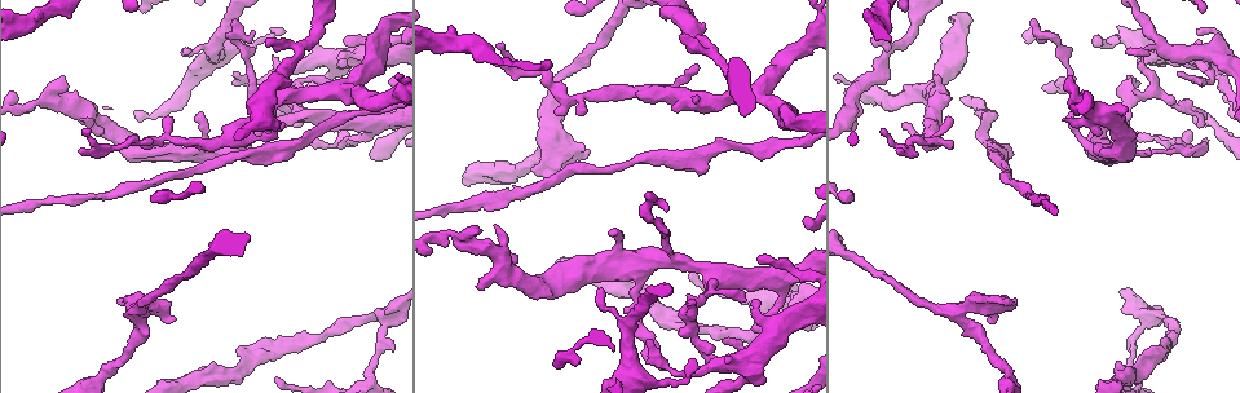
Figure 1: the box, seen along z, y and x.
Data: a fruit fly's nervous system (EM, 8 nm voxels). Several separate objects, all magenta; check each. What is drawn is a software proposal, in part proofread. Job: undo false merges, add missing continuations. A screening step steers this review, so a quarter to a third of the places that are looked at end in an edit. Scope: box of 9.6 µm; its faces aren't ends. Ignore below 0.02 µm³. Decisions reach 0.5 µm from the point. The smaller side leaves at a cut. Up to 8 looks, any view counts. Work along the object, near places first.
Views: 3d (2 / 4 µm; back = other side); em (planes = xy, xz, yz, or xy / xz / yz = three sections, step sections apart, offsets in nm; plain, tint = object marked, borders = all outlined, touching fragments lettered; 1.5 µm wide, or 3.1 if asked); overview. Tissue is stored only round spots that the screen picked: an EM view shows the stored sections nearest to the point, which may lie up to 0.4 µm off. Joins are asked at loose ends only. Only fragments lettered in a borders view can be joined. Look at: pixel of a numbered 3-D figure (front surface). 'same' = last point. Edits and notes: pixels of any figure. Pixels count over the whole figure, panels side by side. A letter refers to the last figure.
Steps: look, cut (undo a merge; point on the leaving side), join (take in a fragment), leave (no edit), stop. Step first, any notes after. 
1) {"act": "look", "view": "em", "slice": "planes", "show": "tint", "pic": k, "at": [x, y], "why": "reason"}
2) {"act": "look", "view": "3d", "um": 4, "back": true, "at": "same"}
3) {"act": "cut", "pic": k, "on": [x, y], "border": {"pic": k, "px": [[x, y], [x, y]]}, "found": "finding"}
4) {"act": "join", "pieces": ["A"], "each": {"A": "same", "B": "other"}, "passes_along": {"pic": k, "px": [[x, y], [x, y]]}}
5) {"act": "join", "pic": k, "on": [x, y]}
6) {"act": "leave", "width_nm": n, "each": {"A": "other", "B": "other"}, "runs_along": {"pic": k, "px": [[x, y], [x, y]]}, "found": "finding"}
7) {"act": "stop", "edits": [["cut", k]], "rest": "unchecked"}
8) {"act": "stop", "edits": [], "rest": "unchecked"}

{"act": "look", "view": "em", "slice": "planes", "show": "borders", "pic": 1, "at": [273, 56]}

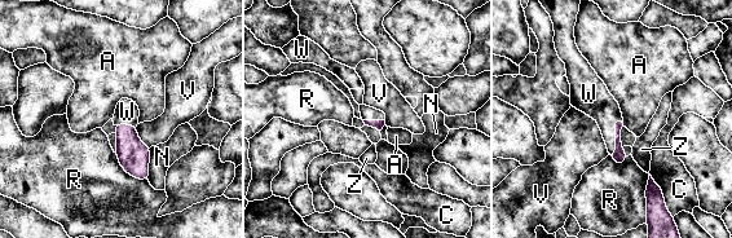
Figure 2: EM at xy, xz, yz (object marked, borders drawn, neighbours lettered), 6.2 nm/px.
{"act": "join", "pieces": ["W"], "each": {"A": "other", "C": "other", "N": "other", "R": "other", "V": "other", "W": "same", "Z": "other"}, "passes_along": {"pic": 2, "px": [[620, 157], [616, 137], [596, 102]]}, "found": "it goes on there"}

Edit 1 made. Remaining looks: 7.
{"act": "look", "view": "3d", "um": 2, "pic": 1, "at": [708, 153], "why": "calibre changes"}

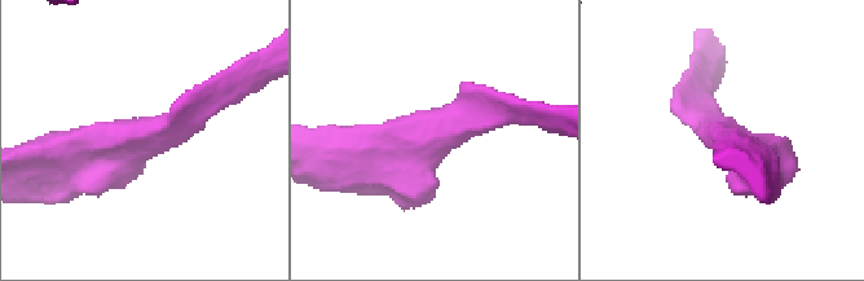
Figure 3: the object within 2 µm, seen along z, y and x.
{"act": "look", "view": "em", "slice": "xz", "step": 4, "show": "borders", "pic": 3, "at": [431, 143], "arm_widths_nm": [170, 280], "why": "shape alone is not enough"}

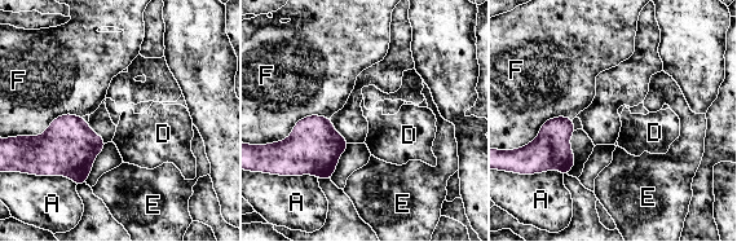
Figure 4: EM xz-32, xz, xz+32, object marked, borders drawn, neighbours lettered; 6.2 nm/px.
{"act": "leave", "longest_contact_nm": ["F", 280], "each": {"A": "other", "D": "other", "E": "other", "F": "other"}, "found": "all the same cell"}

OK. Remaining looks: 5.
{"act": "look", "view": "3d", "um": 2, "pic": 1, "at": [1148, 318], "why": "thick turns thin"}

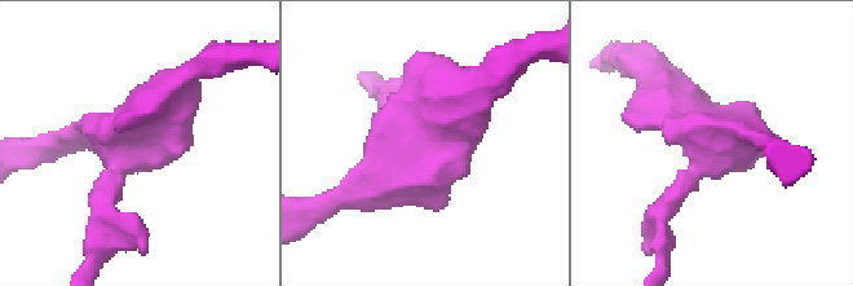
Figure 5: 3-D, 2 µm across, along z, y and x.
{"act": "look", "view": "em", "slice": "xy", "step": 4, "show": "plain", "pic": 5, "at": [119, 150], "why": "now the EM"}

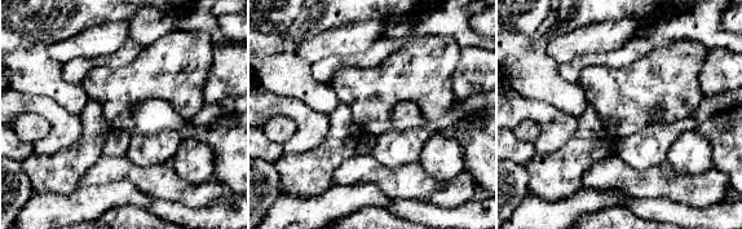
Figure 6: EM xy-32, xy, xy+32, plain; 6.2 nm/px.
{"act": "look", "view": "em", "slice": "xy", "step": 4, "show": "borders", "at": "same", "why": "what lies round it"}

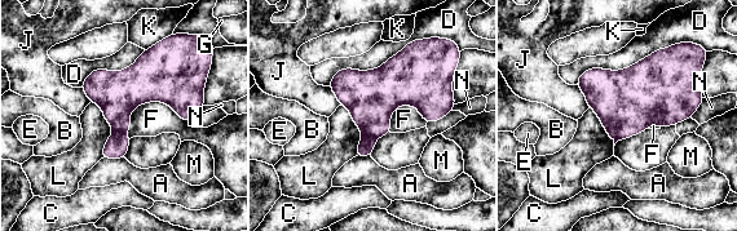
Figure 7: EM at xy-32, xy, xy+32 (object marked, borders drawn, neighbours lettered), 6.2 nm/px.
{"act": "cut", "pic": 7, "on": [366, 145], "width_nm": 340, "each": {"A": "other", "B": "other", "C": "other", "D": "other", "E": "other", "F": "other", "G": "other", "J": "other", "K": "other", "L": "other", "M": "other", "N": "other"}, "border": {"pic": 7, "px": [[362, 134], [375, 140]]}, "found": "two cells meet here"}

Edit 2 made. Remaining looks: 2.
{"act": "stop", "edits": [["join", 2], ["cut", 7]], "rest": "unchecked"}

